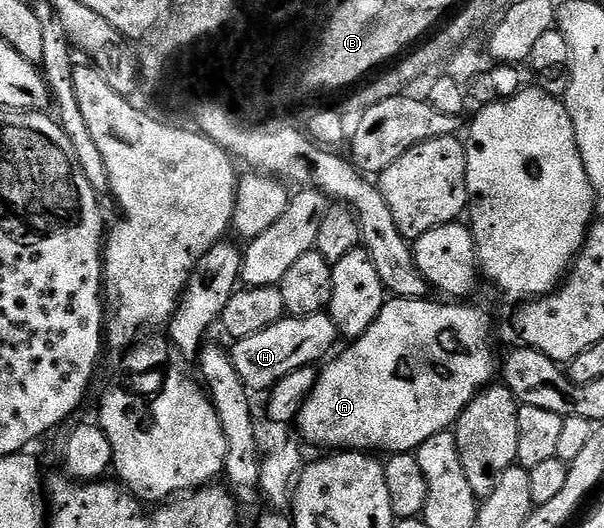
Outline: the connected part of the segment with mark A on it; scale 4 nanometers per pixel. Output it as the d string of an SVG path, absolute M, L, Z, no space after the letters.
M433 298L423 300L386 299L380 314L375 318L375 322L371 322L369 329L358 340L352 341L348 345L349 349L338 360L330 359L324 365L326 368L320 369L317 379L313 382L313 389L306 396L305 405L302 406L295 419L295 428L301 431L302 438L309 444L322 444L325 450L356 450L370 454L382 454L381 452L392 454L394 452L413 452L423 442L427 442L427 438L452 429L458 418L461 417L461 411L477 397L477 393L482 388L494 379L495 360L493 364L493 352L489 349L488 314L481 308L472 308L469 302L445 303L449 304L436 304Z

